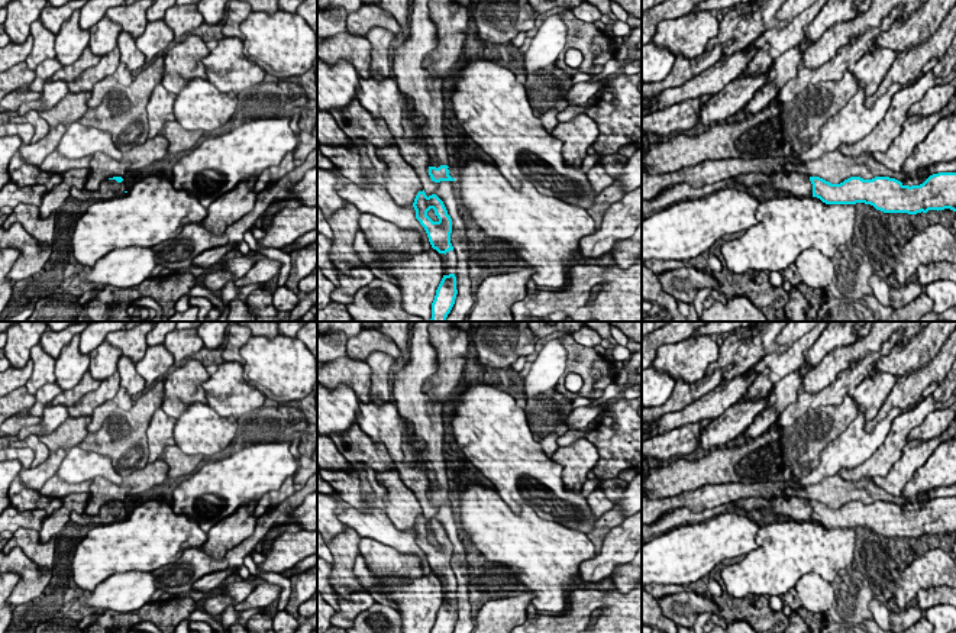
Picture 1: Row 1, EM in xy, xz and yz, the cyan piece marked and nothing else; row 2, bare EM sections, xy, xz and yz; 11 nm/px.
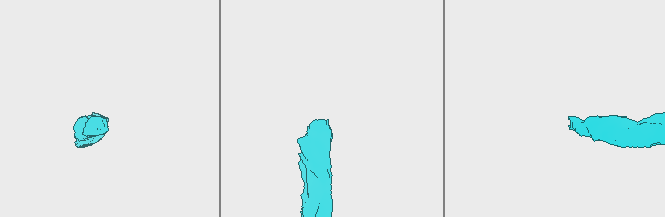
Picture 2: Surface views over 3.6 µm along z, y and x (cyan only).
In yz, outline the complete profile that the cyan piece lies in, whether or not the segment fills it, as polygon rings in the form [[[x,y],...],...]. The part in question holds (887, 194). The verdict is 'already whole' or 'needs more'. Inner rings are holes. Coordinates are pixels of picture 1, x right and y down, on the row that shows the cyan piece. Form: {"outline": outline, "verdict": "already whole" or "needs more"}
{"outline": [[[776,172],[771,175],[745,174],[701,188],[681,183],[663,190],[652,200],[642,200],[642,217],[682,200],[705,197],[729,187],[731,183],[739,184],[743,190],[750,185],[760,185],[765,190],[785,191],[798,198],[817,197],[826,204],[865,203],[884,213],[917,214],[944,209],[956,211],[956,172],[933,174],[923,184],[911,187],[889,177],[872,180],[850,177],[840,184],[831,184],[820,177],[800,172]]], "verdict": "needs more"}

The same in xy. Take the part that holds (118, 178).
{"outline": [[[113,177],[113,178],[109,178],[100,184],[96,196],[100,200],[110,200],[110,198],[126,194],[125,191],[126,191],[126,185],[123,183],[123,178],[122,177]]], "verdict": "needs more"}

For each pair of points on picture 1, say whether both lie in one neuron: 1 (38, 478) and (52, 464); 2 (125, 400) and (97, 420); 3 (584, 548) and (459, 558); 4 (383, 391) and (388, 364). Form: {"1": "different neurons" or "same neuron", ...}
{"1": "same neuron", "2": "same neuron", "3": "different neurons", "4": "same neuron"}

